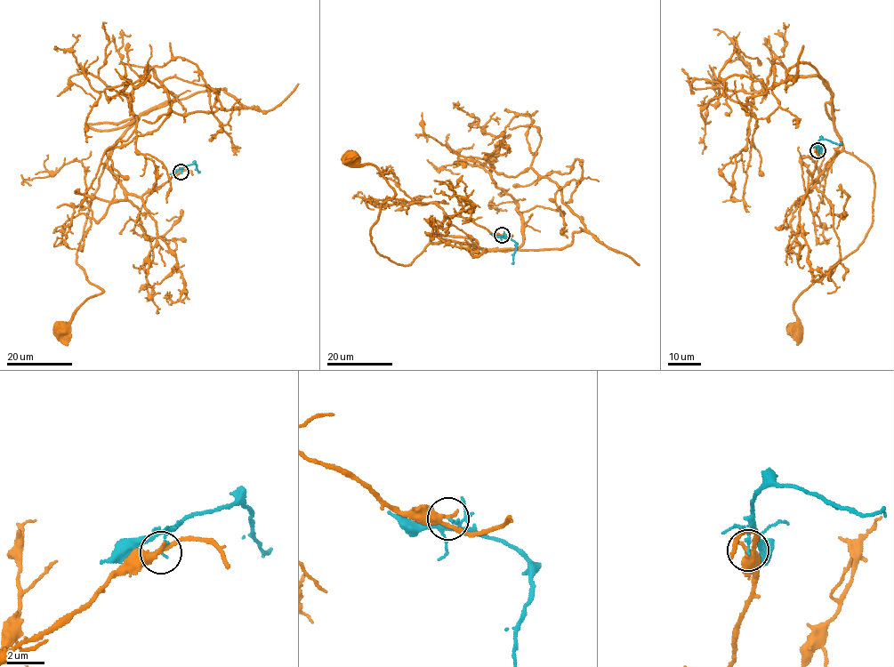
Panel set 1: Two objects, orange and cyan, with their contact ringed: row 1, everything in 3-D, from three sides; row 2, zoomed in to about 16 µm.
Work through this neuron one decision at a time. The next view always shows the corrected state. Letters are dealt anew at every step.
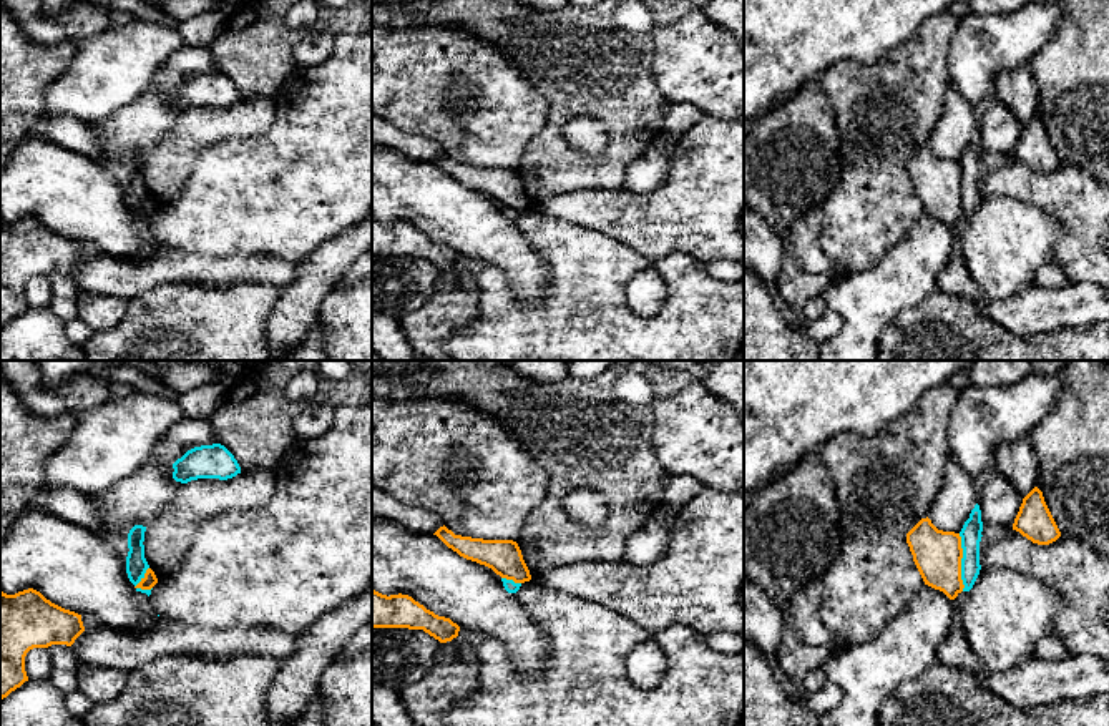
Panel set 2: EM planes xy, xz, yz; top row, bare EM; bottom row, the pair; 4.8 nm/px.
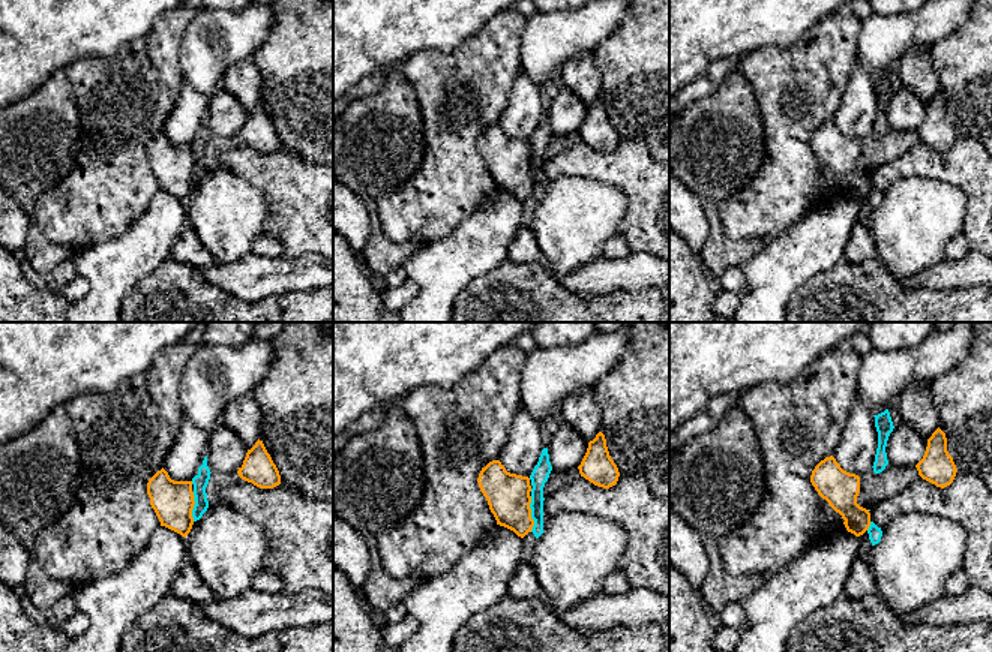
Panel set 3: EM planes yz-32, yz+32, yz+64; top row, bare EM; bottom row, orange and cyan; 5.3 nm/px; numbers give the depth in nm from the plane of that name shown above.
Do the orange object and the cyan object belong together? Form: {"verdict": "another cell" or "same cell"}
{"verdict": "another cell"}

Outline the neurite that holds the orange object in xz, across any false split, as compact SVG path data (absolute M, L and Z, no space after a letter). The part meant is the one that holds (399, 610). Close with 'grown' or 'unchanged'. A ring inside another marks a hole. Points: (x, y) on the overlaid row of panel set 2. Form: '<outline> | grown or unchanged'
M372 590L372 628L423 630L440 643L458 636L460 626L438 616L408 595L382 595Z | unchanged

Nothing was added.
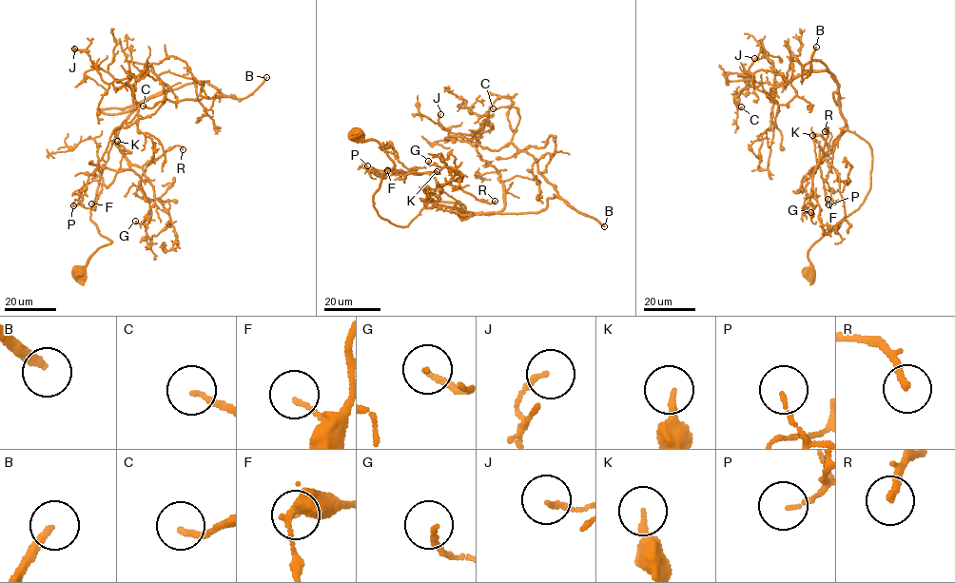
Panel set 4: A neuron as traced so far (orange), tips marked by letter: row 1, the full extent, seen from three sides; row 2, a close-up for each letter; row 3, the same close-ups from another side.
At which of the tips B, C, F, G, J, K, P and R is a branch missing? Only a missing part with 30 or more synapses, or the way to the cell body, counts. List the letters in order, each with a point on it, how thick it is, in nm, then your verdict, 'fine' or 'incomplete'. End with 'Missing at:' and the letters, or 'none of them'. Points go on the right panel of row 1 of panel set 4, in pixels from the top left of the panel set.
B: at (816, 47); 240 nm thick; incomplete
C: at (741, 106); 150 nm thick; fine
F: at (828, 199); 110 nm thick; fine
G: at (810, 212); 180 nm thick; fine
J: at (754, 58); 160 nm thick; fine
K: at (812, 135); 220 nm thick; fine
P: at (828, 204); 100 nm thick; fine
R: at (825, 131); 140 nm thick; fine
Missing at: B

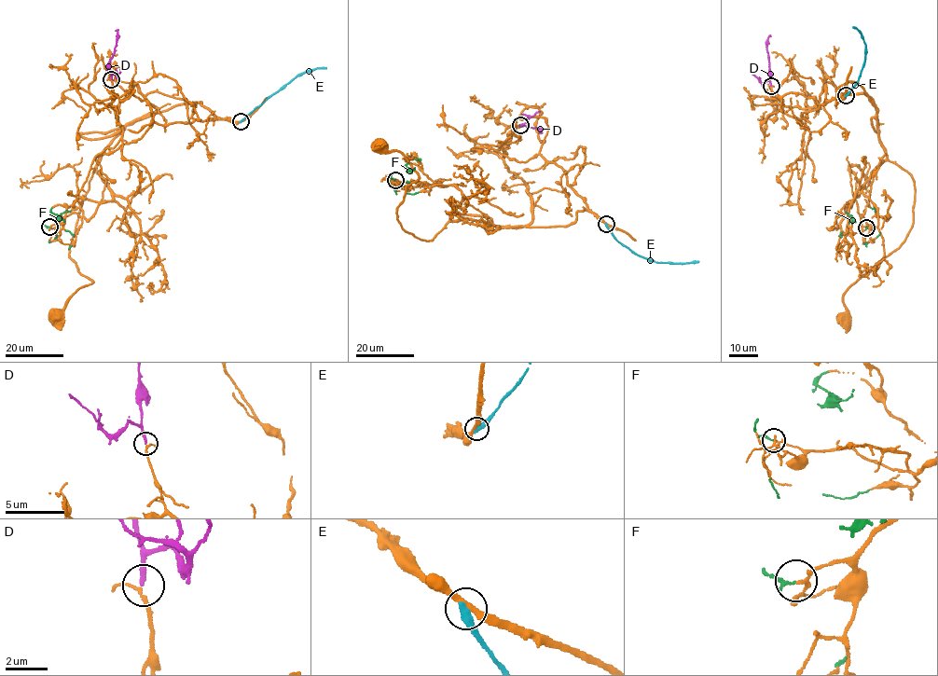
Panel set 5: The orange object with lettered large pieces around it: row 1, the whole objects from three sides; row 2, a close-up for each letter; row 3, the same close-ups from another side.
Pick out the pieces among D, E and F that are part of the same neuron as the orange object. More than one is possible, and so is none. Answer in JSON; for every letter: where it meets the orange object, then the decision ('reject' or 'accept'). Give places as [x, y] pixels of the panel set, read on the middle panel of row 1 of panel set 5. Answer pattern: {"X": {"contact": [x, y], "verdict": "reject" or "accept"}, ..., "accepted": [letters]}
{"D": {"contact": [520, 125], "verdict": "accept"}, "E": {"contact": [606, 224], "verdict": "reject"}, "F": {"contact": [395, 180], "verdict": "reject"}, "accepted": ["D"]}

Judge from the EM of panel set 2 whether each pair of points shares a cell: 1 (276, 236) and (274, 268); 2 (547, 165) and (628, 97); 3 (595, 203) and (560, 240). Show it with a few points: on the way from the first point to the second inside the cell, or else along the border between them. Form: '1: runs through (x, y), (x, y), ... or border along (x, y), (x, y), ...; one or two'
1: border along (234, 255), (274, 255), (301, 261); two
2: runs through (552, 137), (556, 122), (581, 97), (600, 97); one
3: border along (537, 213), (556, 216), (601, 231), (611, 238); two

